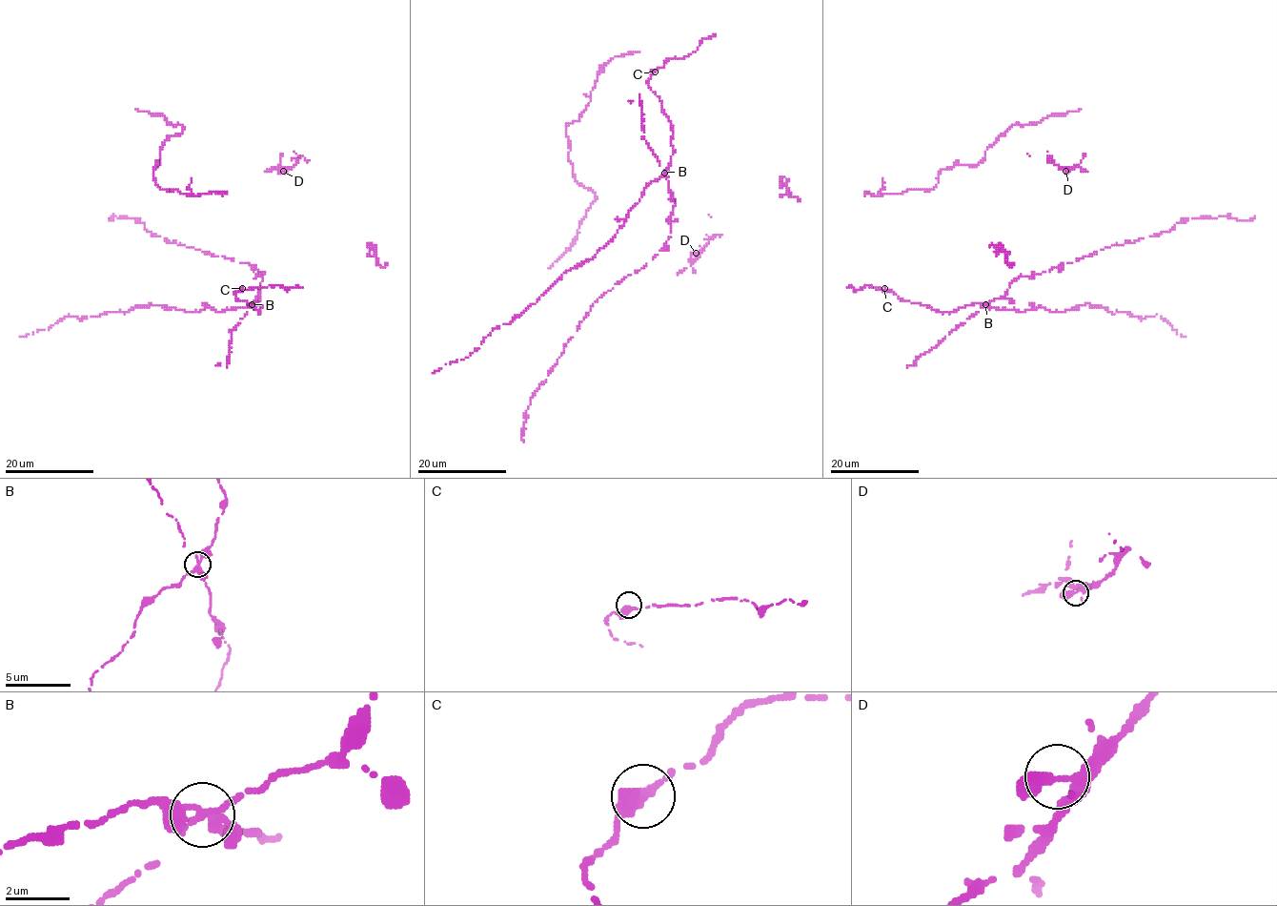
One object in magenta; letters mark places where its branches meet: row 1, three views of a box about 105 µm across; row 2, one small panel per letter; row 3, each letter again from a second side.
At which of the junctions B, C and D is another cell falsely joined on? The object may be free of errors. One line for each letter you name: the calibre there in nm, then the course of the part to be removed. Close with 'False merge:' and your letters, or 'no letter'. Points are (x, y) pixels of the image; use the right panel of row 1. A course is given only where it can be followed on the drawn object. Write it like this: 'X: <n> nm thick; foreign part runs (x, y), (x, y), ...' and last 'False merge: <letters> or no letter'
B: 280 nm thick
False merge: B

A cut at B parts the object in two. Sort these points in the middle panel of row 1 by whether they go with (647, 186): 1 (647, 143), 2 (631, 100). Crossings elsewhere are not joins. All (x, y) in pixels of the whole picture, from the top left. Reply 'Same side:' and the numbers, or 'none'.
Same side: none

